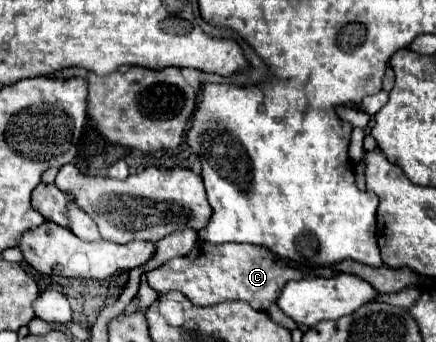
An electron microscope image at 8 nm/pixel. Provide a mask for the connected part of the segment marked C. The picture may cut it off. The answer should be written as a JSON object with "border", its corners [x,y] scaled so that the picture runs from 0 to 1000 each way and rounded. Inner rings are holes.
{"border":[[[454,702],[454,713],[427,749],[394,754],[376,778],[339,795],[339,830],[362,860],[408,848],[450,895],[555,877],[587,906],[610,906],[619,889],[628,889],[661,819],[693,813],[697,801],[683,784],[647,772],[642,754],[610,719],[482,713],[468,702]]]}

